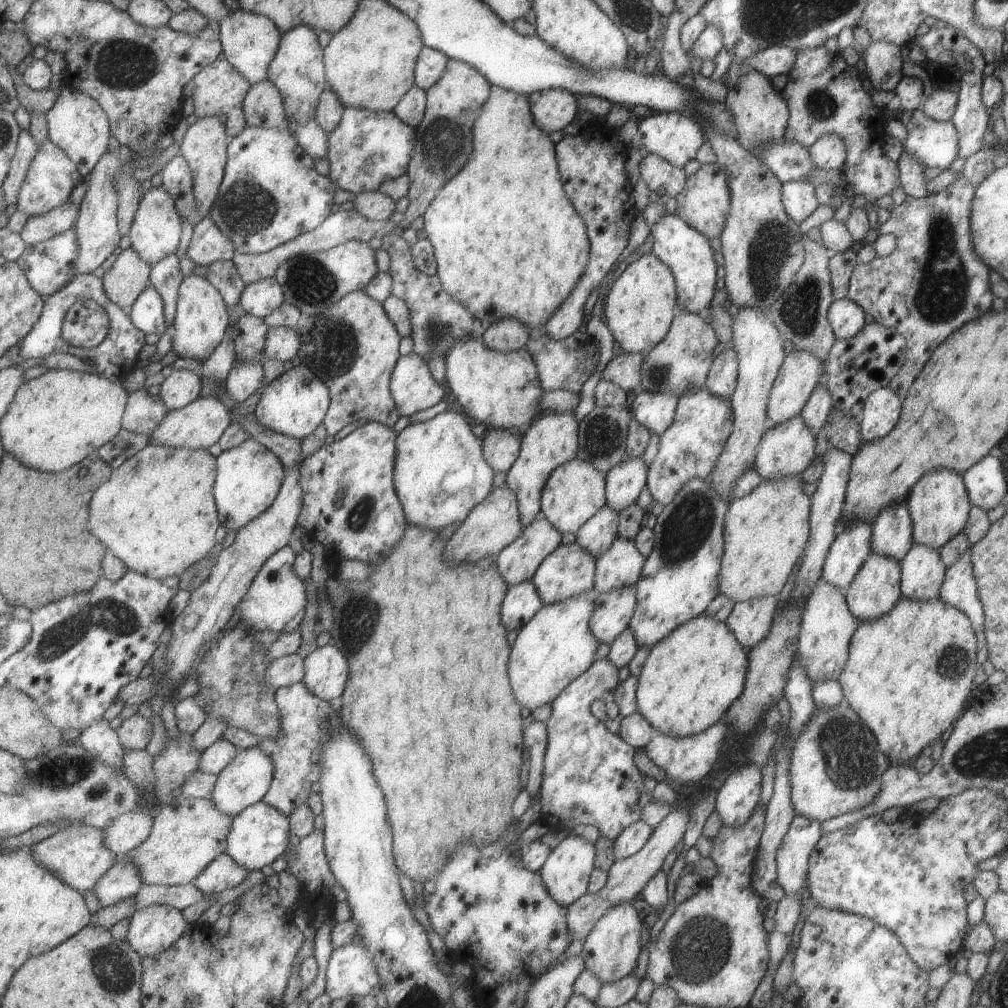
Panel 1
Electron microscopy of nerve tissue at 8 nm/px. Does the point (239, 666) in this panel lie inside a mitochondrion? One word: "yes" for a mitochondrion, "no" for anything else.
yes

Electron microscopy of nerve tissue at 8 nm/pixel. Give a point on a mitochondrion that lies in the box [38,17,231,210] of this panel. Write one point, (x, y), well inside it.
(124, 64)

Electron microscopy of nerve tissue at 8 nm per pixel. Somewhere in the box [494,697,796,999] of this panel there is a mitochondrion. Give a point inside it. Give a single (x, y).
(698, 952)

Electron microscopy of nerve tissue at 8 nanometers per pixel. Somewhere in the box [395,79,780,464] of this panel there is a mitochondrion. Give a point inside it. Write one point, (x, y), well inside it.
(443, 144)

